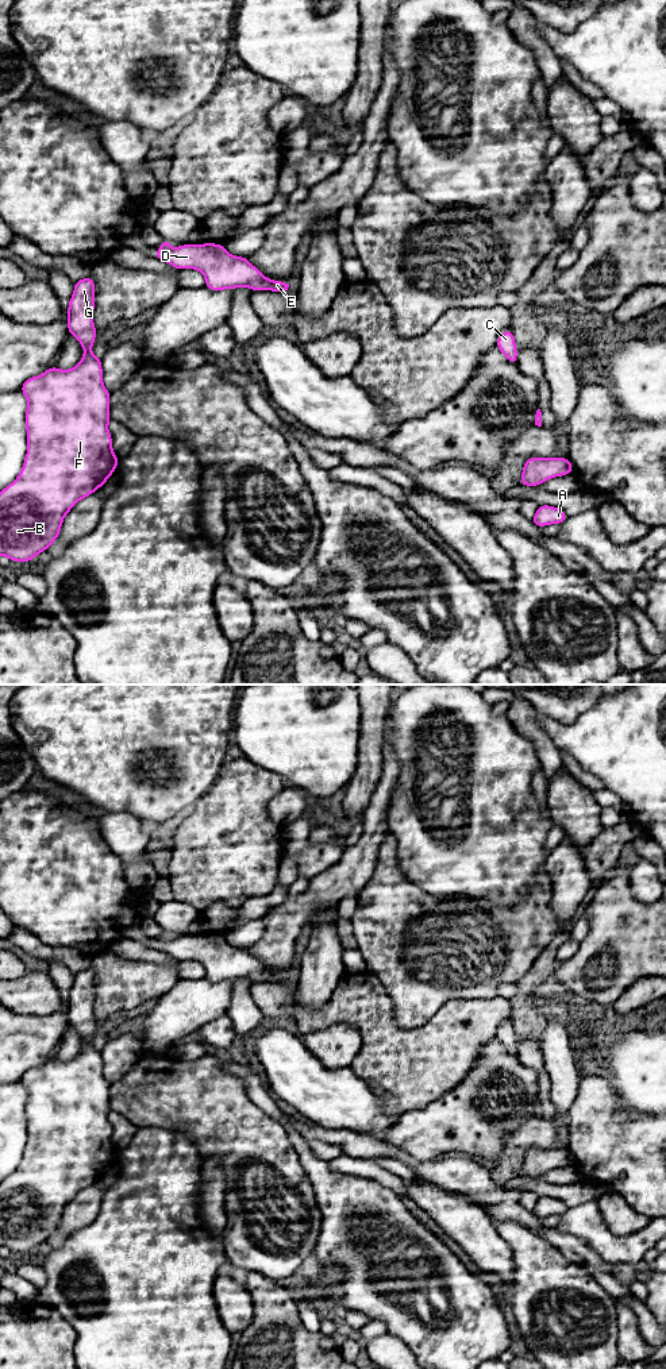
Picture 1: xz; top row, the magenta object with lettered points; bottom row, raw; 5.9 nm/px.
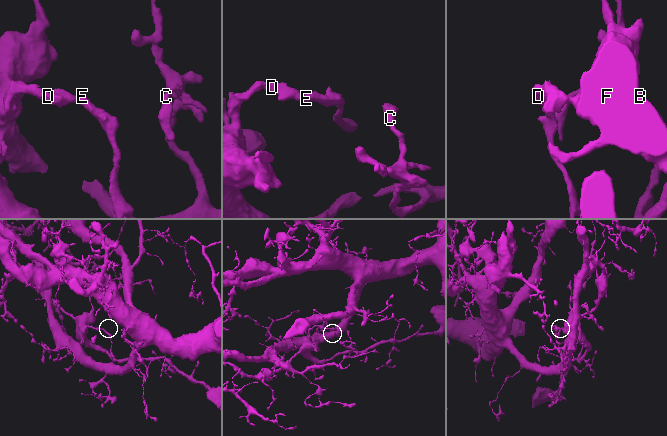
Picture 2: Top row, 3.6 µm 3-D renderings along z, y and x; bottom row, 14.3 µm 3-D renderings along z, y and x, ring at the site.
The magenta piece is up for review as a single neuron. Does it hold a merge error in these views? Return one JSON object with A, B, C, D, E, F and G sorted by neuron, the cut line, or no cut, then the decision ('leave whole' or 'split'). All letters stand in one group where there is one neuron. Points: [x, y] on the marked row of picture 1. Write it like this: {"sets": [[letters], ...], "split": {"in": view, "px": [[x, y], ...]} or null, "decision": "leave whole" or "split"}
{"sets": [["A", "B", "C", "F", "G"], ["D", "E"]], "split": {"in": "xz", "px": [[169, 247], [160, 250]]}, "decision": "split"}

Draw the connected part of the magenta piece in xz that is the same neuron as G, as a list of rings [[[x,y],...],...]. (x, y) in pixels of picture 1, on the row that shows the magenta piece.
[[[95,281],[74,282],[66,319],[69,335],[84,348],[78,365],[69,370],[54,366],[23,382],[27,397],[27,454],[18,478],[0,491],[0,556],[28,563],[57,539],[65,516],[81,500],[96,493],[119,464],[108,431],[109,396],[103,383],[101,359],[92,354],[97,331],[93,323]]]

